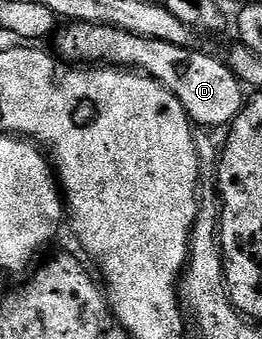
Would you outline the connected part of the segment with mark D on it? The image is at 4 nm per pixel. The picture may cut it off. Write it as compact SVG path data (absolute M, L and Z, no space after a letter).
M84 21L63 24L53 34L53 41L53 48L63 62L85 63L90 67L101 63L106 67L137 71L153 81L159 81L165 89L172 91L172 95L176 95L176 99L180 99L180 107L184 107L195 126L229 126L244 104L244 86L230 70L229 64L223 58L221 61L210 53L201 53L195 47L164 43L160 39L148 39L116 27Z

